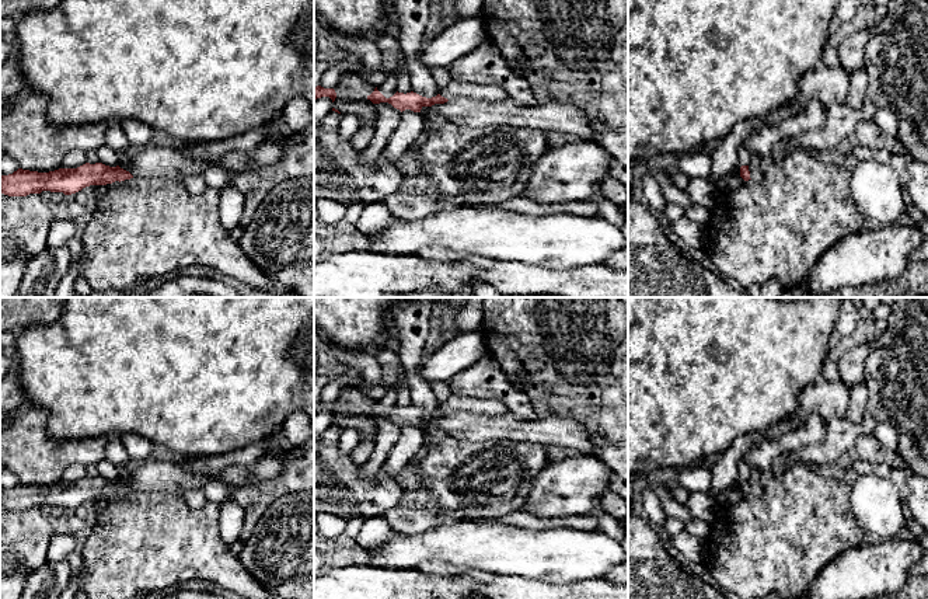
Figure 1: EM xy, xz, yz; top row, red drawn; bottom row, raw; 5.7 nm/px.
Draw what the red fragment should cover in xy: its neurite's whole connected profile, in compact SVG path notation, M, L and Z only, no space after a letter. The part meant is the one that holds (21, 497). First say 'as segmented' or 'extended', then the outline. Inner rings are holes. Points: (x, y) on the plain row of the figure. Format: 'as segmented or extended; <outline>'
extended; M136 462L128 477L109 481L102 477L86 477L77 483L59 483L38 487L18 483L13 488L0 488L0 508L27 511L42 505L71 509L90 499L107 499L130 492L161 491L178 495L188 490L202 490L205 476L198 476L175 462Z

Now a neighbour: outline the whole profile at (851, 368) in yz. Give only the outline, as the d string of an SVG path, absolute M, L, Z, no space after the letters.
M861 344L842 354L838 359L838 370L841 380L848 387L865 380L865 359L868 356L869 344Z

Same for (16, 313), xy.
M0 297L0 332L53 324L64 302L66 297Z

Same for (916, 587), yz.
M928 551L911 568L907 582L901 589L876 599L928 599Z

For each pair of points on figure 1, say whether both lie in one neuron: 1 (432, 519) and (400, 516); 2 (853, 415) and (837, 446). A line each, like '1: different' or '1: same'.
1: same
2: different

